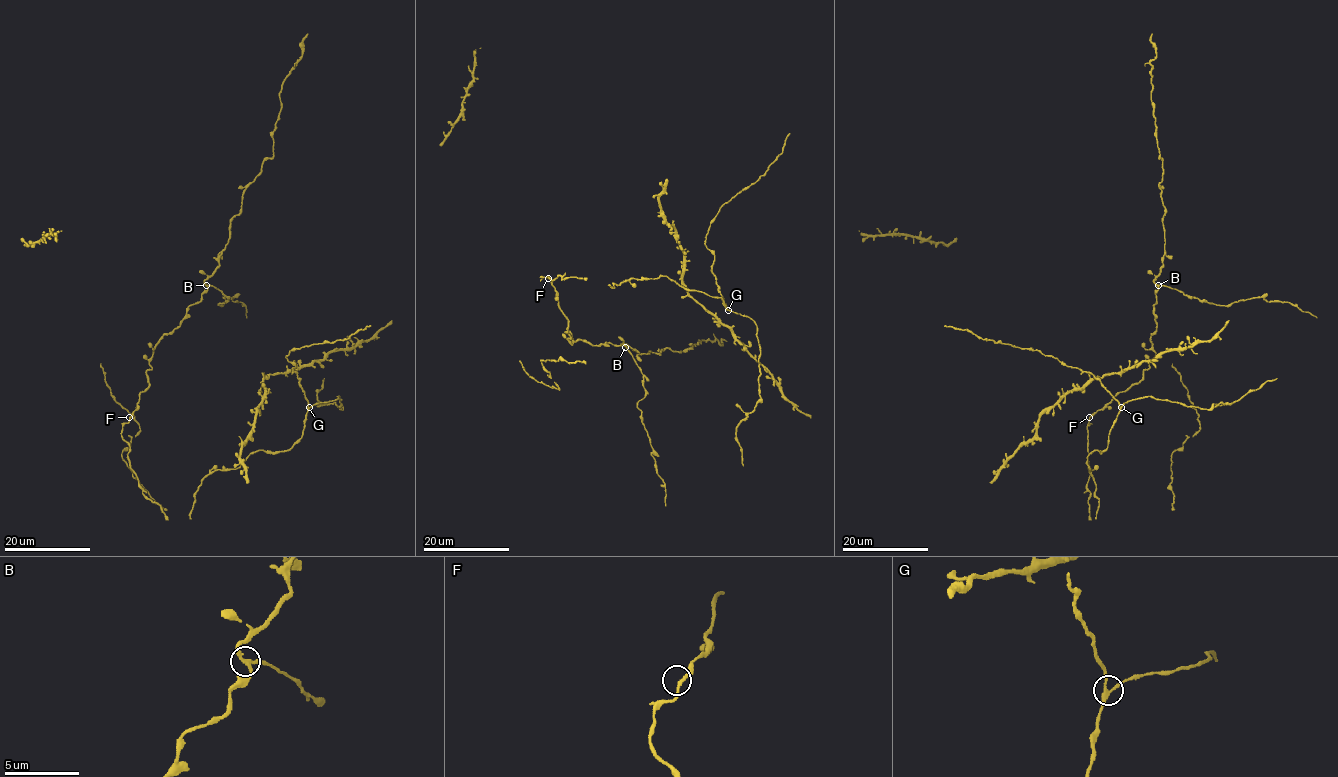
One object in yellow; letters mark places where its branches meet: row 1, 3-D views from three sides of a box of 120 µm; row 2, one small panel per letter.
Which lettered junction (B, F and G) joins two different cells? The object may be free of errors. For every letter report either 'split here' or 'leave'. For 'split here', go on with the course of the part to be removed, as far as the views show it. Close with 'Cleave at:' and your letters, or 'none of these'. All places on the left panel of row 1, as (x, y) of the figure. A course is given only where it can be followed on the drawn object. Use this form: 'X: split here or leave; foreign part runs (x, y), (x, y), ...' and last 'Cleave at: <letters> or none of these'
B: split here; foreign part runs (206, 285), (224, 294), (226, 302), (218, 305), (222, 306), (234, 297), (234, 302), (245, 306), (246, 318)
F: leave
G: leave
Cleave at: B

